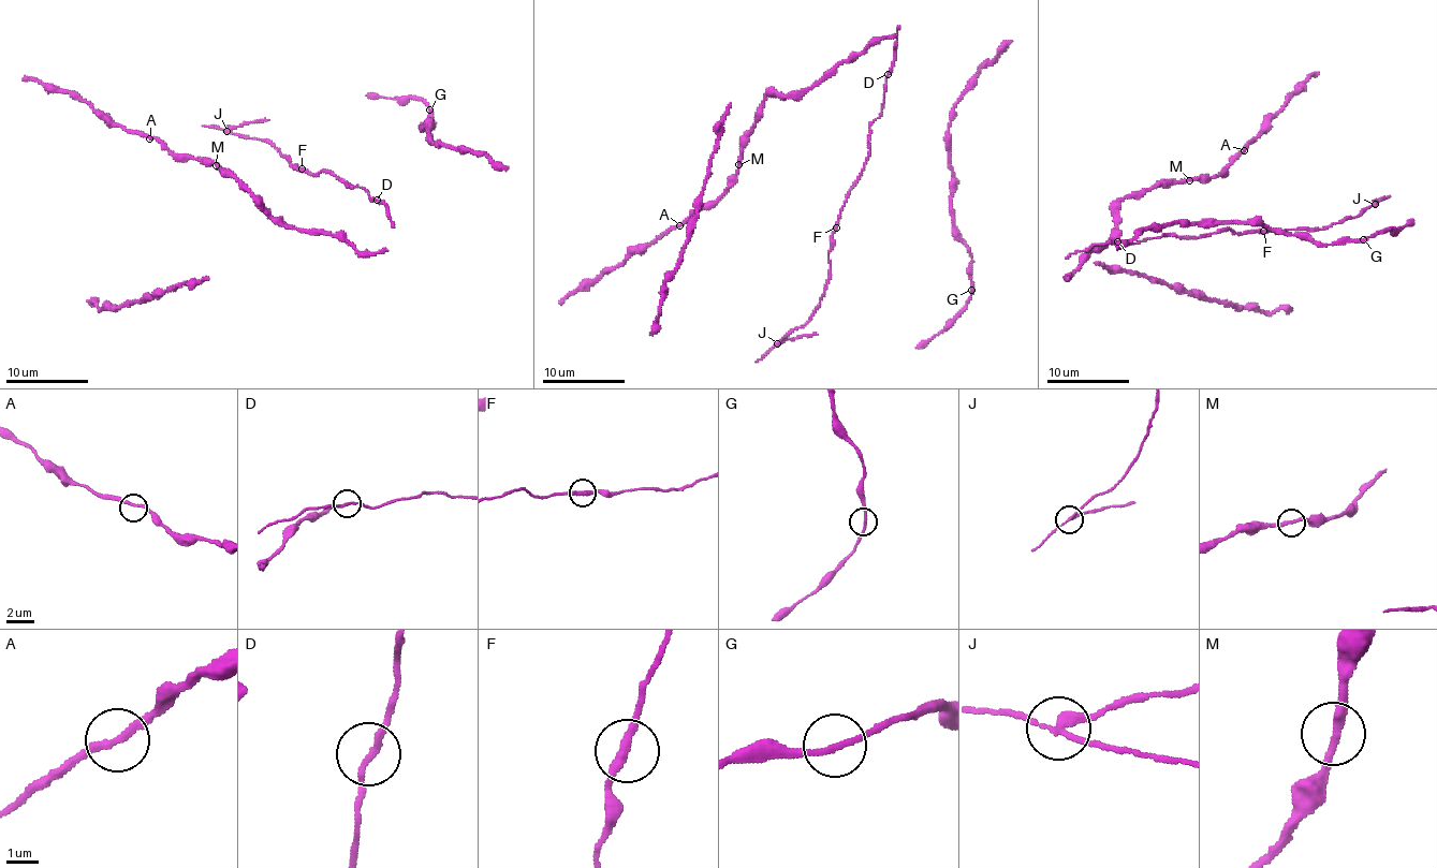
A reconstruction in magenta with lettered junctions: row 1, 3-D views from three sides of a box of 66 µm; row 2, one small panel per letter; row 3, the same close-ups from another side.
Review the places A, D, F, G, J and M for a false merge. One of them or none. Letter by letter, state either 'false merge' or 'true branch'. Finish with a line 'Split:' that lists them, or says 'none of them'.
A: true branch
D: true branch
F: true branch
G: true branch
J: false merge
M: true branch
Split: J

